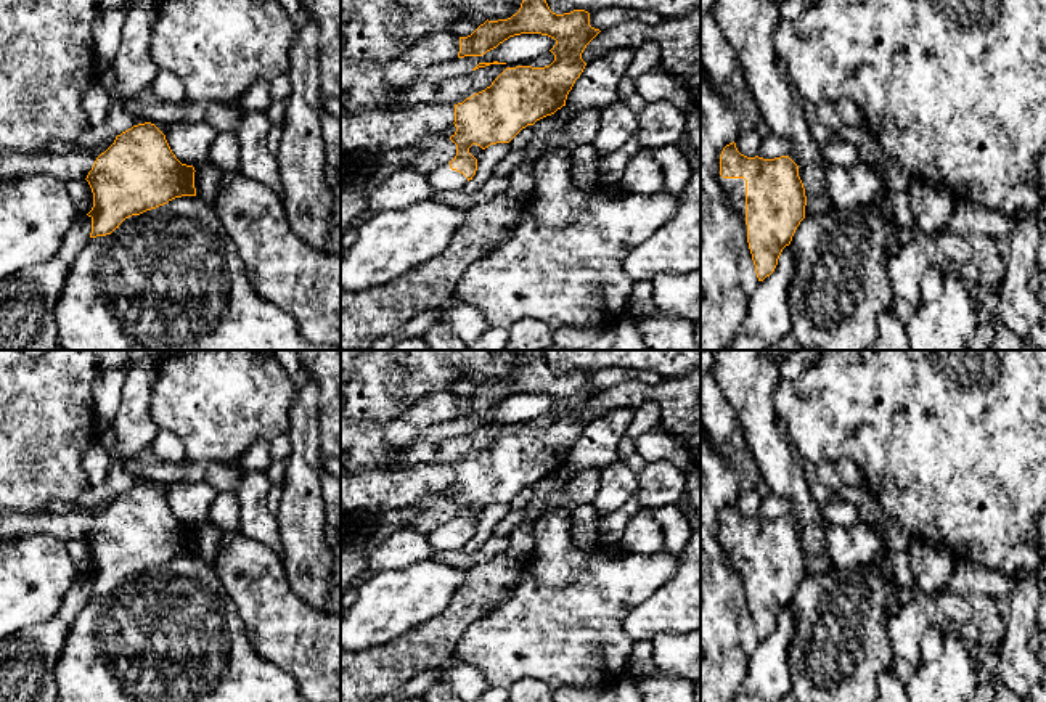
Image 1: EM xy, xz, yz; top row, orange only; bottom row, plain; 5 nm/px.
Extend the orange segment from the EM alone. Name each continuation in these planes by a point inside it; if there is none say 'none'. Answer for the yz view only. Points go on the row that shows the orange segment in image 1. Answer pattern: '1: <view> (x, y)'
1: yz (735, 187)

